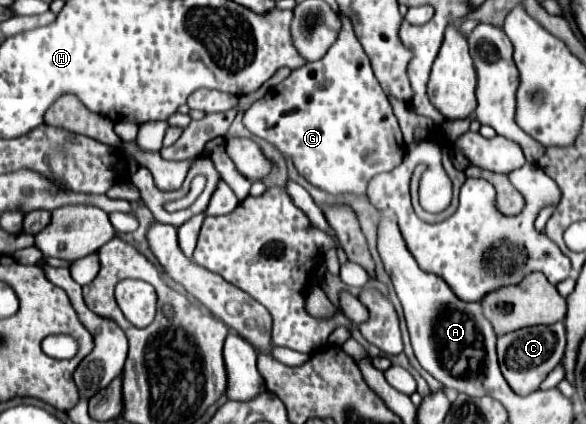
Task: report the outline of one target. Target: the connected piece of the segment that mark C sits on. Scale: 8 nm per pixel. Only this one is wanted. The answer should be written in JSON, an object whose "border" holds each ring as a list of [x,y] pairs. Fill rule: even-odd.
{"border":[[[556,322],[552,326],[530,326],[530,328],[520,328],[508,334],[498,336],[498,362],[500,370],[520,396],[526,396],[542,384],[542,380],[554,370],[554,366],[564,358],[566,350],[566,326],[564,322]]]}

